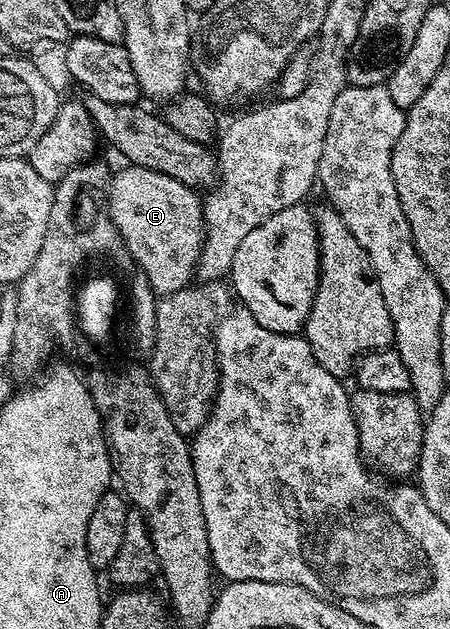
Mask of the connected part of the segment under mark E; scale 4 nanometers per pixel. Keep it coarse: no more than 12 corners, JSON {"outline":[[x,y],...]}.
{"outline":[[152,169],[113,172],[112,221],[159,297],[191,286],[199,192]]}

